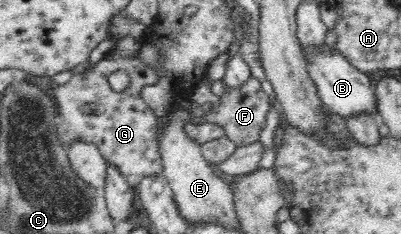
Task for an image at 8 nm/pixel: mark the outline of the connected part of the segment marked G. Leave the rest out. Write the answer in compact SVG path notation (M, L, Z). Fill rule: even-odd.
M110 53L94 69L74 74L66 85L52 88L59 111L60 140L64 145L70 145L78 138L95 143L104 159L118 166L133 189L137 189L143 175L161 174L162 171L154 128L155 114L142 99L141 93L144 87L156 85L158 78L135 58L136 55L120 59ZM117 71L125 71L130 76L130 87L122 92L113 91L108 86L109 77Z

